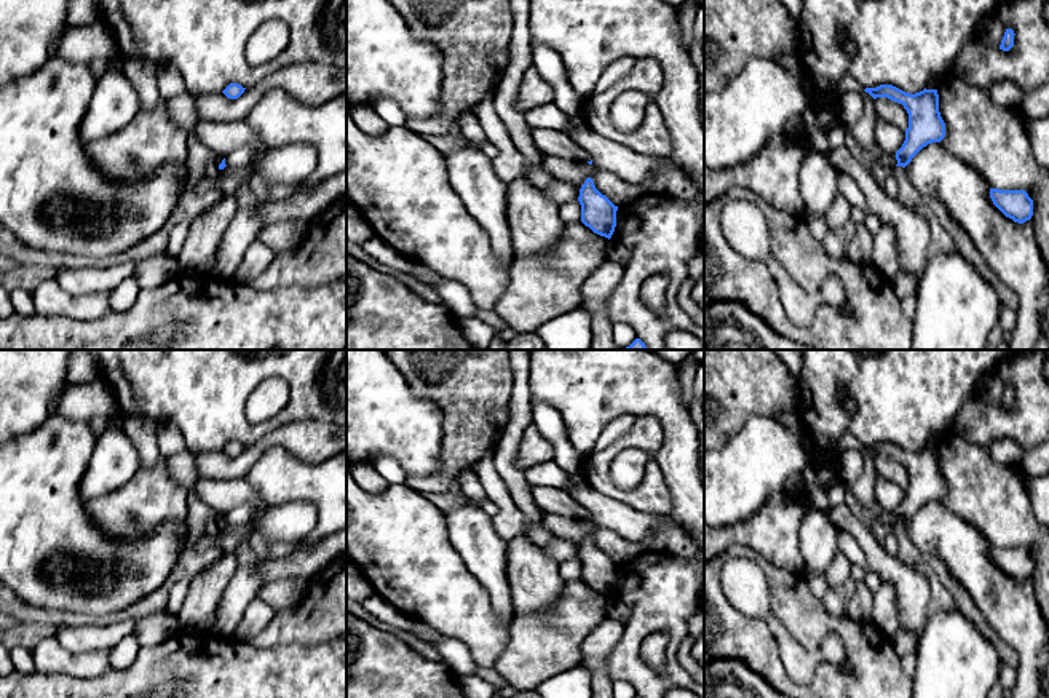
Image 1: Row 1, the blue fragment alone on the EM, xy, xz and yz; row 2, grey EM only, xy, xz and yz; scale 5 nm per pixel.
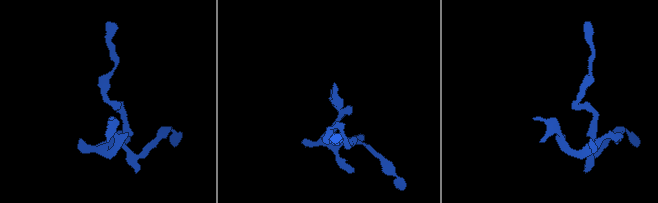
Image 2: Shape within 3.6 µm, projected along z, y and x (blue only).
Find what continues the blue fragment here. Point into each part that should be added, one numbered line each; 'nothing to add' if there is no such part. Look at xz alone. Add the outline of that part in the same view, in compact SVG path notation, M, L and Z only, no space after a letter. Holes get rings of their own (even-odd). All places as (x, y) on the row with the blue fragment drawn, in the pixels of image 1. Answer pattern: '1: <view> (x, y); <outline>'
nothing to add

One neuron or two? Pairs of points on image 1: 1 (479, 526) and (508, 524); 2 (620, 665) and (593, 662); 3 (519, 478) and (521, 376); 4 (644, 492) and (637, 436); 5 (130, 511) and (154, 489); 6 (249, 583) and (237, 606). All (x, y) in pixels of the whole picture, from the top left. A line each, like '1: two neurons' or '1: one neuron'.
1: two neurons
2: two neurons
3: one neuron
4: one neuron
5: one neuron
6: one neuron

